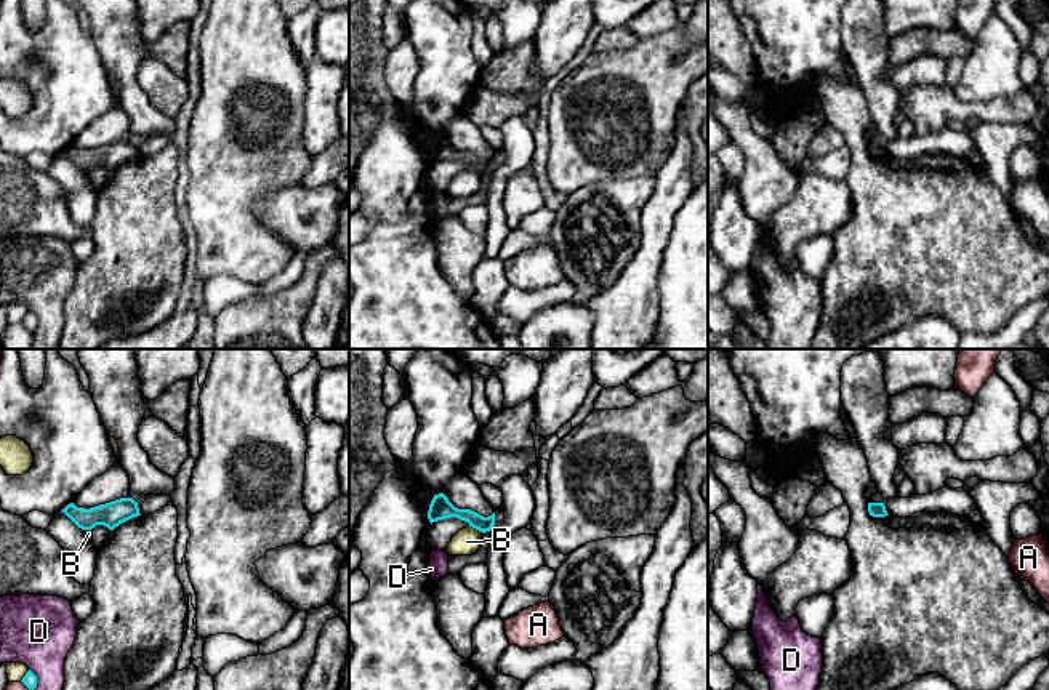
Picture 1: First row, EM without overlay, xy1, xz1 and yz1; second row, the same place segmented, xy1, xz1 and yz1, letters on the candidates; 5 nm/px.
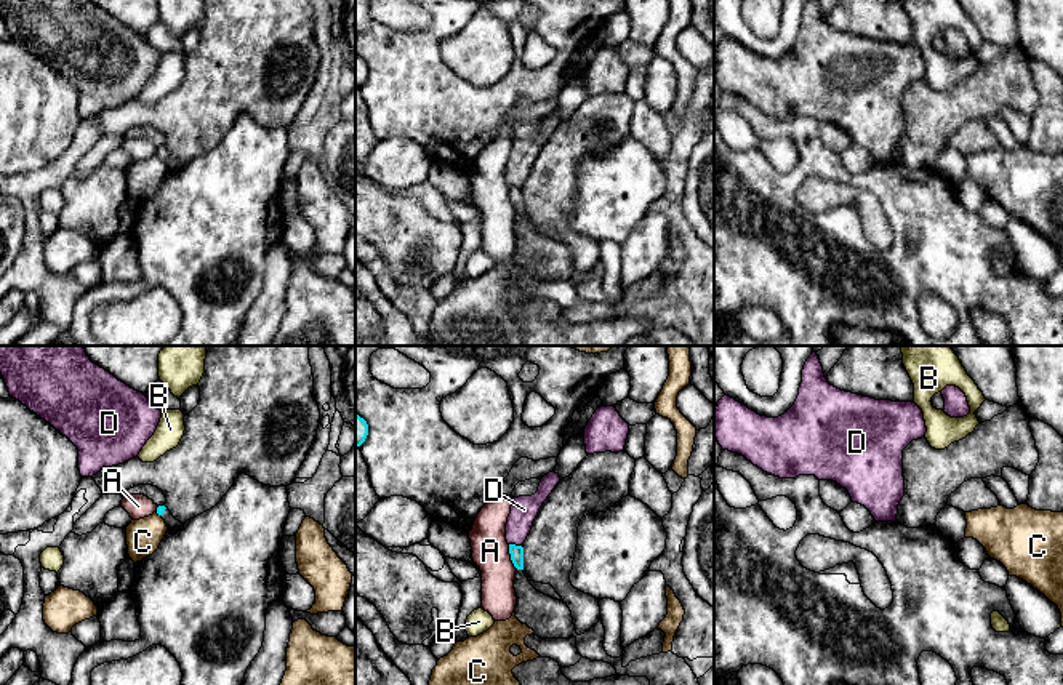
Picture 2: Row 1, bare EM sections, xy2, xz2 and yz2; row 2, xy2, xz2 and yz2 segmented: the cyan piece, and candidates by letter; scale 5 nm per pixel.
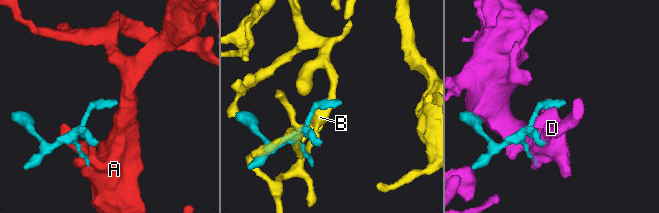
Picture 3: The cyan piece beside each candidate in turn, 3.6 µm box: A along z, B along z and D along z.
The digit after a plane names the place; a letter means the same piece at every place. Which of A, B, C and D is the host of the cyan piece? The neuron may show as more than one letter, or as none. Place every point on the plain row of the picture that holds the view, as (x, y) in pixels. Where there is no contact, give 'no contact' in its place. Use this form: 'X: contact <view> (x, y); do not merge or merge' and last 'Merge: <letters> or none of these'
A: contact xz2 (511, 199); do not merge
B: contact xz1 (476, 170); do not merge
C: contact xy2 (159, 156); do not merge
D: contact xy1 (36, 320); do not merge
Merge: none of these

